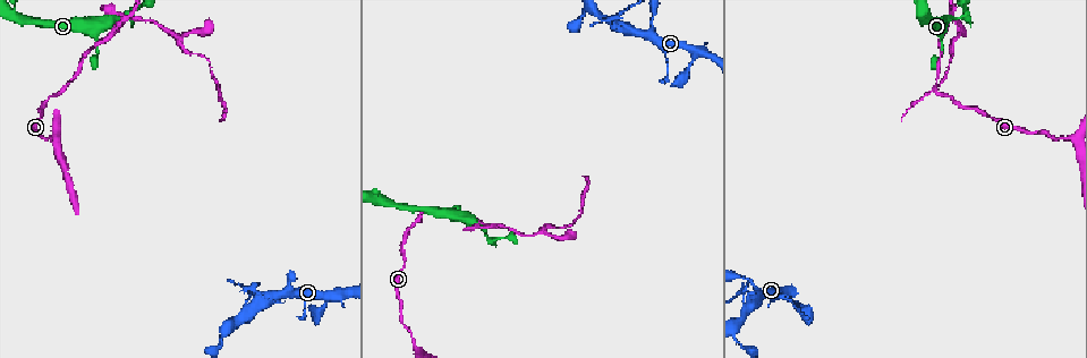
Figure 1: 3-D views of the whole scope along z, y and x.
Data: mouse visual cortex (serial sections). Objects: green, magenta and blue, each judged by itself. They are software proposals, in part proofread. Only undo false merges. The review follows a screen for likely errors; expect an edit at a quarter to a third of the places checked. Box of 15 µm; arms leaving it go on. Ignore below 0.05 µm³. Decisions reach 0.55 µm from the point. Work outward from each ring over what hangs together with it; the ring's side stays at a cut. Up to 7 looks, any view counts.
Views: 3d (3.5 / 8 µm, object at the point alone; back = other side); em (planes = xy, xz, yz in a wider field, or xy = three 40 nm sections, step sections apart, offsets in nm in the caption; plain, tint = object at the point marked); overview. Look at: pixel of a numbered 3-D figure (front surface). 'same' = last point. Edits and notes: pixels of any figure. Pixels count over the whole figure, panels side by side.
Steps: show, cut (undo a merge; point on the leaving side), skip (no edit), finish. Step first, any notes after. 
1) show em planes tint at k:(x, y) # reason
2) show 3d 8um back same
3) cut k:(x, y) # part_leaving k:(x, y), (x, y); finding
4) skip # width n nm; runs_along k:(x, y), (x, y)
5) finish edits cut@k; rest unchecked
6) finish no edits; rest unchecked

show 3d 3.5um at 1:(96, 51) # thin neck

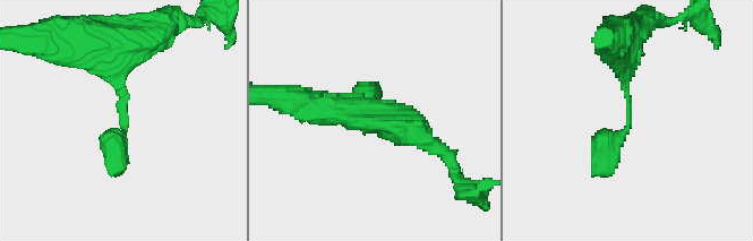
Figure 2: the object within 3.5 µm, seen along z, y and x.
show em xy step 5 tint at 2:(629, 111)

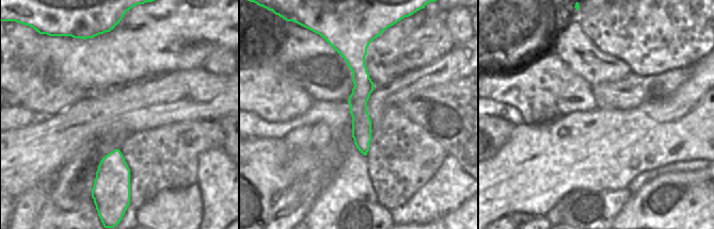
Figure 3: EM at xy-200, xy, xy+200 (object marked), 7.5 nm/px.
skip # runs_along 2:(622, 42), (627, 126), (592, 171); all the same cell

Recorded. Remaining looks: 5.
show 3d 3.5um at 1:(491, 224) # three arms meet

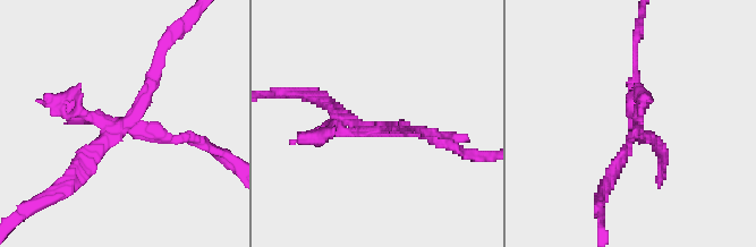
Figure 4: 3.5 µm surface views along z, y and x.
show em xy step 5 tint at 4:(374, 129)

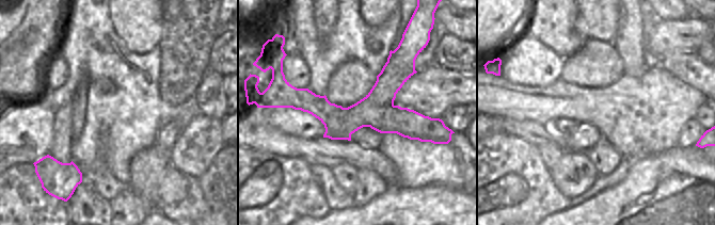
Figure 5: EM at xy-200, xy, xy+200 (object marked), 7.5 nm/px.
show em planes tint same # cut it another way

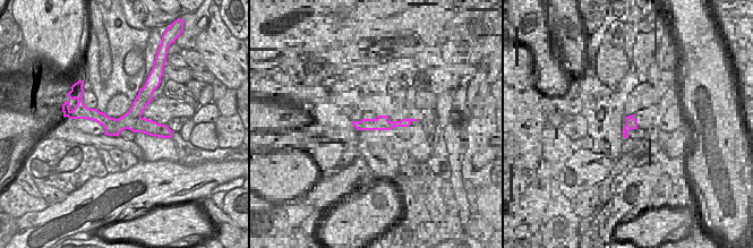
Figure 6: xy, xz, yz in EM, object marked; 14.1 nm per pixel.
cut 4:(76, 98) # part_leaving 4:(129, 129), (188, 136), (223, 156); a second cell is stuck on

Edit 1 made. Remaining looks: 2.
show 3d 3.5um back at 1:(621, 25) # narrows sharply

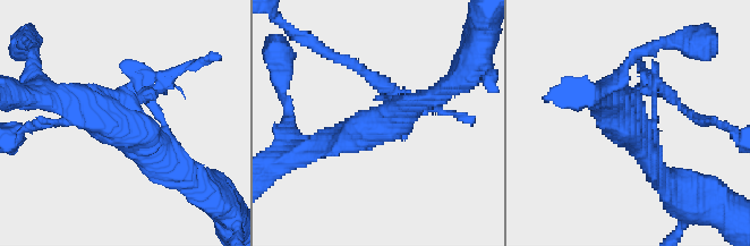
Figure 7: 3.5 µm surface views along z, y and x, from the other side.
show em xy step 3 tint at 7:(392, 118) # arms 3; arm_widths 150, 300, 400 nm

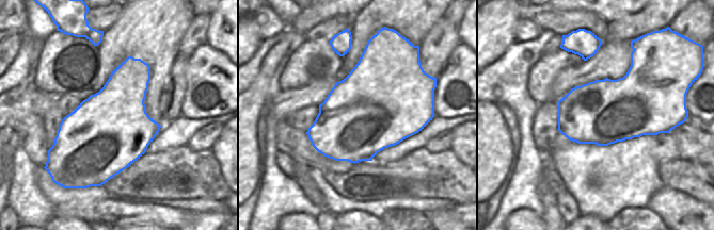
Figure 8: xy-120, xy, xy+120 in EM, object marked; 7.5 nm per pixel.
cut 7:(134, 64) # part_leaving 7:(640, 92), (658, 82), (692, 117); two cells meet here

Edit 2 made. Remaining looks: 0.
finish edits cut@4, cut@7; rest unchecked

